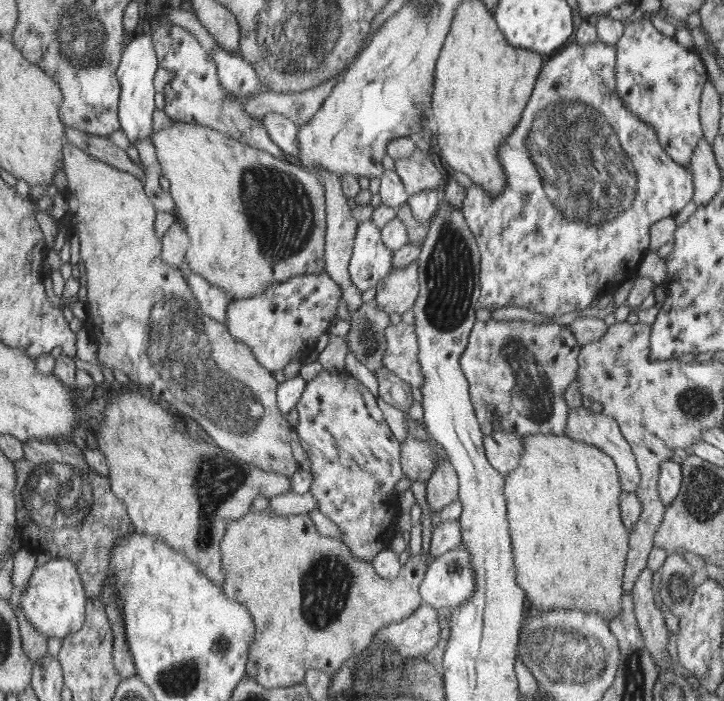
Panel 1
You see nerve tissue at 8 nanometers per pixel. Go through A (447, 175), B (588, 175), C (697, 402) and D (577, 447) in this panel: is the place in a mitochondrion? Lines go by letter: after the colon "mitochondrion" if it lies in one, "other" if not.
A: other
B: mitochondrion
C: mitochondrion
D: other

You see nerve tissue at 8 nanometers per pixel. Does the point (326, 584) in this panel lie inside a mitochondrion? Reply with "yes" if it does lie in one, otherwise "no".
yes

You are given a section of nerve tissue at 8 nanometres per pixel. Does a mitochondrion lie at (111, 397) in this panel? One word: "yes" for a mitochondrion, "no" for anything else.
no

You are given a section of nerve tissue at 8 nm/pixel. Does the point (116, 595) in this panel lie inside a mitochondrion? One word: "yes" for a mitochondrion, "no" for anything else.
no

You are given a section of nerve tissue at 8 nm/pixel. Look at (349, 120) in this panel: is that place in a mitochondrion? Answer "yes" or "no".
no

